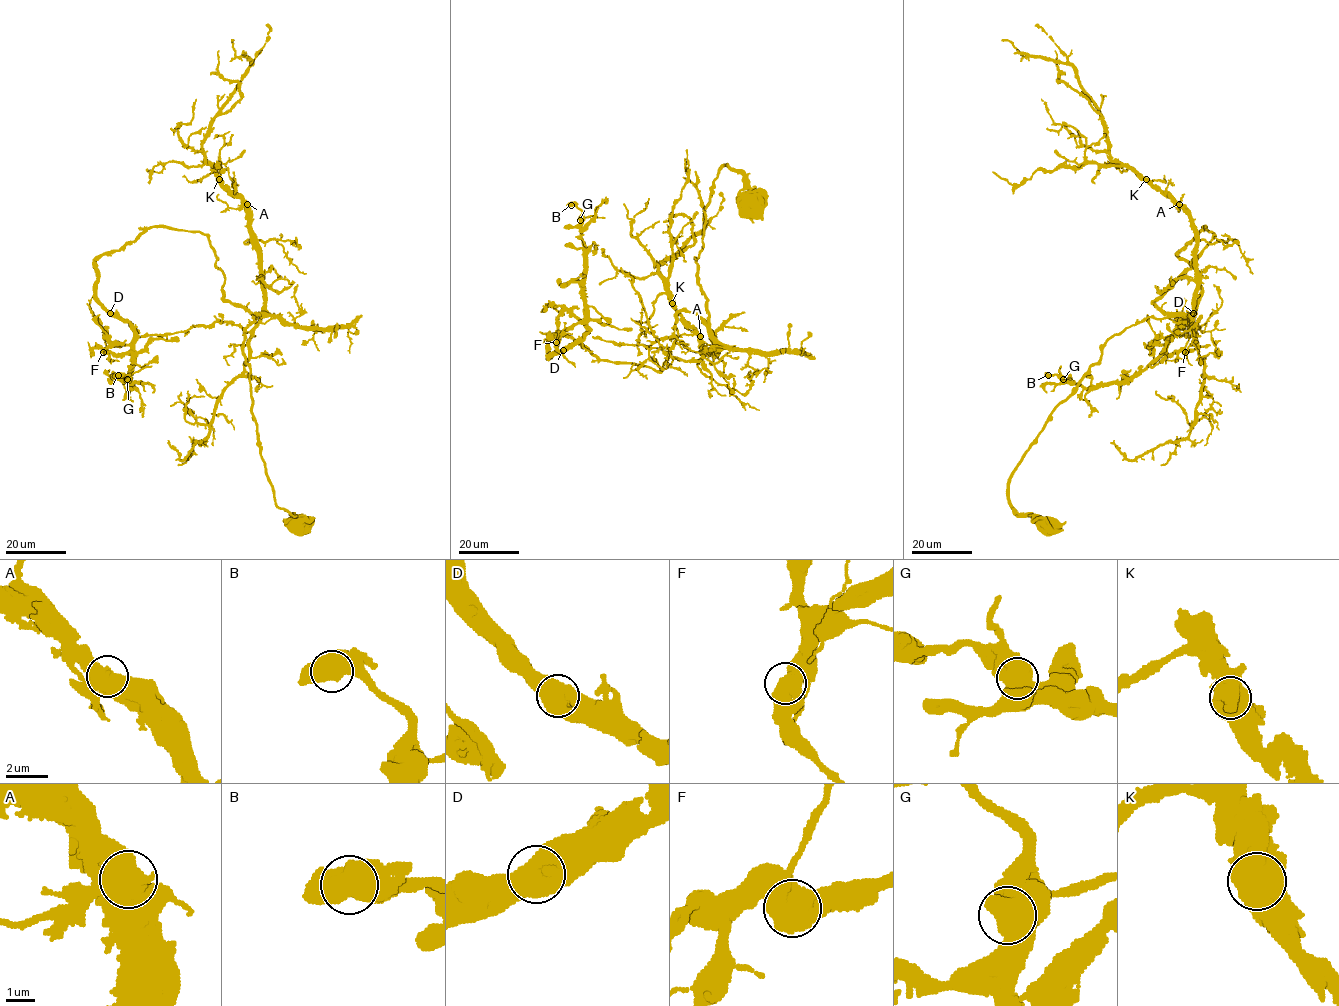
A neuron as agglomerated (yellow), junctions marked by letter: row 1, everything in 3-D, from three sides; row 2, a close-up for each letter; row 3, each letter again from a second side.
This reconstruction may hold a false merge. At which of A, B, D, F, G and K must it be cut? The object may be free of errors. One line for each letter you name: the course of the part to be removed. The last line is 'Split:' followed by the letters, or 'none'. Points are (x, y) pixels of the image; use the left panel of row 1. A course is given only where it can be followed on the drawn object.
Split: none

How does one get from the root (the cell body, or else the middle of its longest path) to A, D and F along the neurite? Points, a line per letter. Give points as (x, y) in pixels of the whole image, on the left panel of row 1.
A: (296, 525), (299, 518), (276, 504), (252, 412), (243, 342), (244, 328), (263, 315), (263, 290), (247, 204)
D: (296, 525), (252, 412), (255, 316), (223, 298), (208, 237), (151, 227), (101, 254), (110, 312)
F: (296, 525), (252, 412), (255, 316), (205, 234), (97, 259), (133, 330), (103, 352)

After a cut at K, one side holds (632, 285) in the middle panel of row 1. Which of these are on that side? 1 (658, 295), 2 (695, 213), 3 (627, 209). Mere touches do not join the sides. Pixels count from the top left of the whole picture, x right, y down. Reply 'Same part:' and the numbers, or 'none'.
Same part: none

